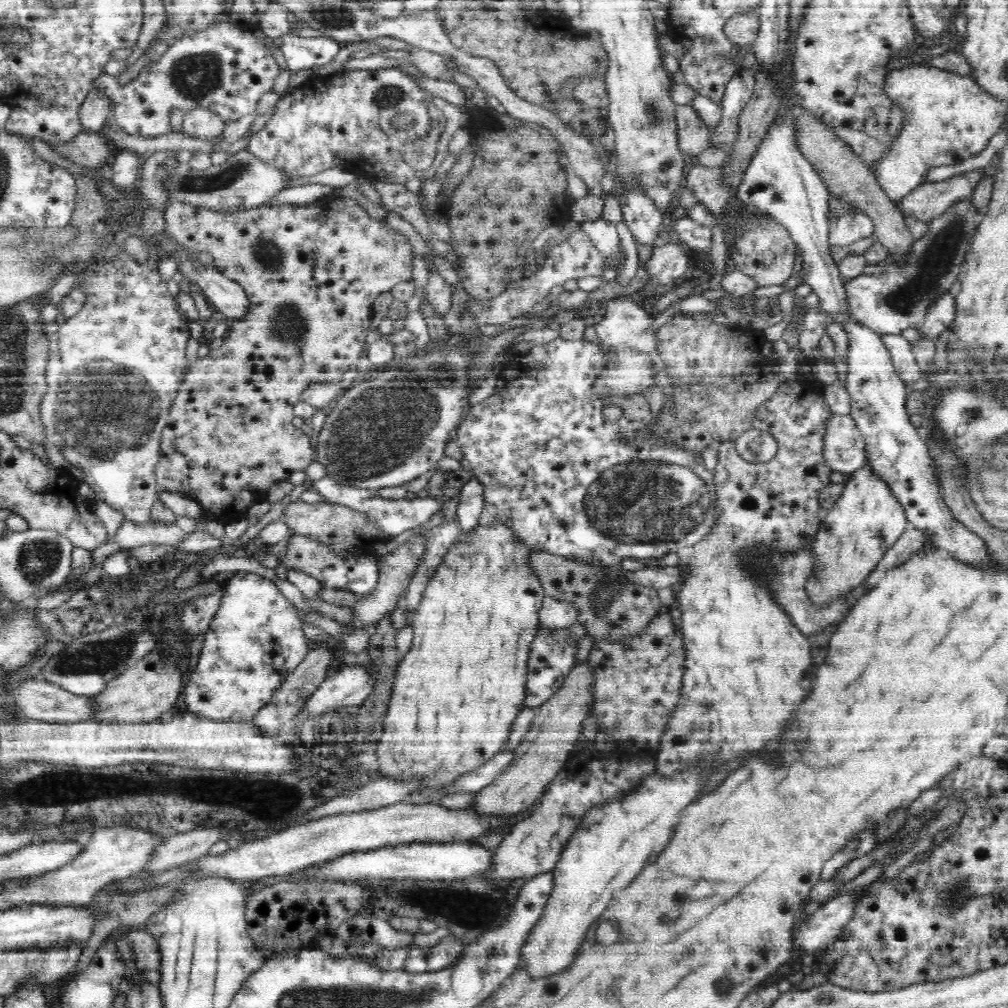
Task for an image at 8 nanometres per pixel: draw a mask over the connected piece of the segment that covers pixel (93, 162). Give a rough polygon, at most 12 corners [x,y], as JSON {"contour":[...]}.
{"contour":[[83,130],[52,149],[80,166],[109,165],[102,132]]}

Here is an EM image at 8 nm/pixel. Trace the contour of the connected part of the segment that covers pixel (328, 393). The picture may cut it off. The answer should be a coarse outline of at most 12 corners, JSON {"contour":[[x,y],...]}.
{"contour":[[354,363],[340,382],[308,386],[301,400],[327,409],[346,387],[361,378]]}

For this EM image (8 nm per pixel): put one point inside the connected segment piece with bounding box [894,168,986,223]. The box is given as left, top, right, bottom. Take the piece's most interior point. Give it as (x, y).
(930, 200)

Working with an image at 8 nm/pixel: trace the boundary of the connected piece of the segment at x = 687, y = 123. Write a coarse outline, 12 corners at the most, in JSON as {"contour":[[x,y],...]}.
{"contour":[[691,103],[677,106],[677,143],[692,160],[708,148],[710,129]]}

